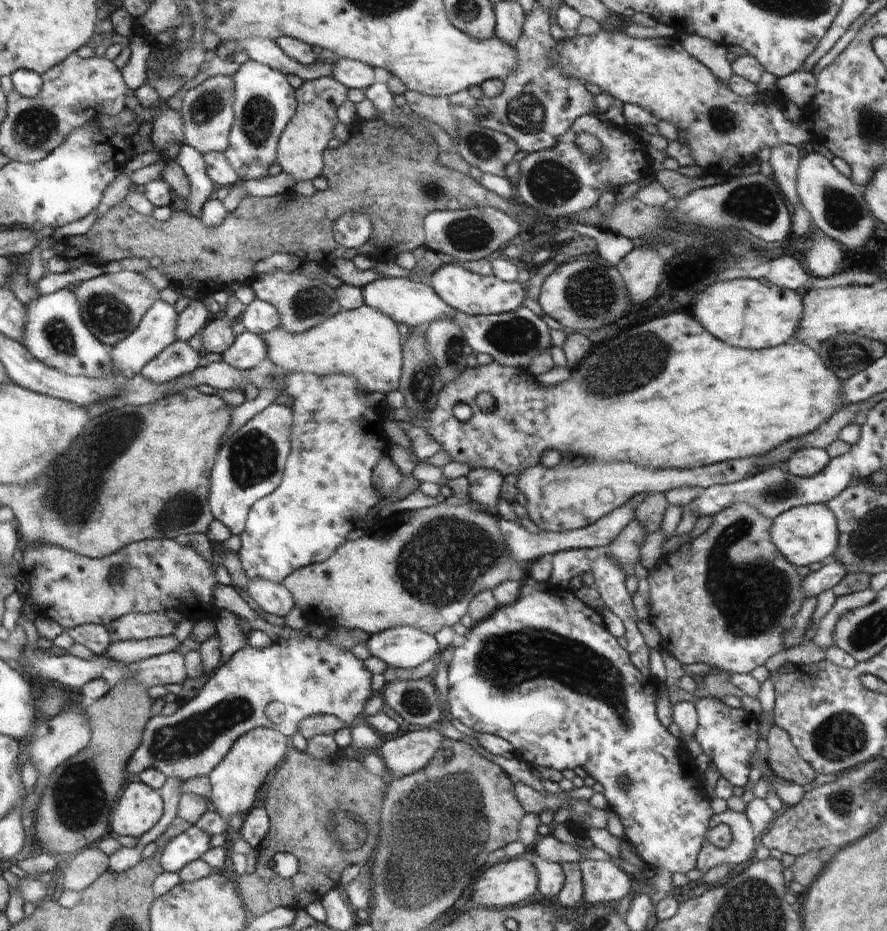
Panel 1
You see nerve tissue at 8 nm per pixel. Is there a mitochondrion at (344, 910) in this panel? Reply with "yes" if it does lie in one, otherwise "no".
no

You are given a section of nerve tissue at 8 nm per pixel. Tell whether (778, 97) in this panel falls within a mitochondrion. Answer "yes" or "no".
no

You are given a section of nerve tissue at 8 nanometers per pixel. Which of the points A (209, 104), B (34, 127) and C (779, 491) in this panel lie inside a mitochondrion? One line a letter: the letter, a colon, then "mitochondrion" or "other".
A: mitochondrion
B: mitochondrion
C: mitochondrion

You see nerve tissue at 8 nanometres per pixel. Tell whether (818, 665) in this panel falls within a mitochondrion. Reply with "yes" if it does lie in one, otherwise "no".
no

